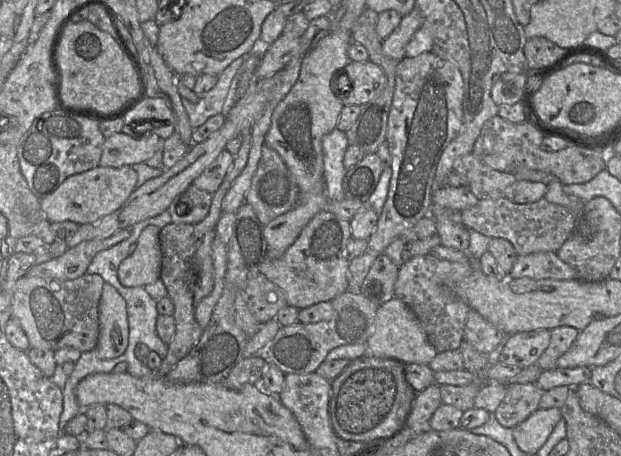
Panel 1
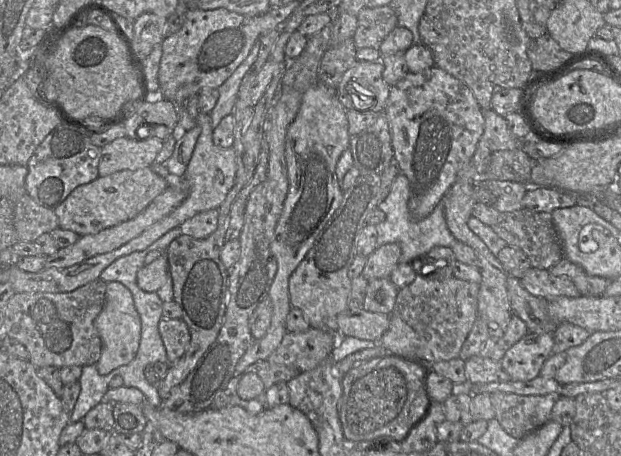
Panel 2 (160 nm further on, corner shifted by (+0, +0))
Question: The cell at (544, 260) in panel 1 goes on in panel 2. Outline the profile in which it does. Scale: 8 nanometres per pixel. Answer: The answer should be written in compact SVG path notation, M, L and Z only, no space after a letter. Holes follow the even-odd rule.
M531 267L519 280L529 293L546 300L553 300L561 296L569 298L581 296L570 278L555 276L548 269Z

